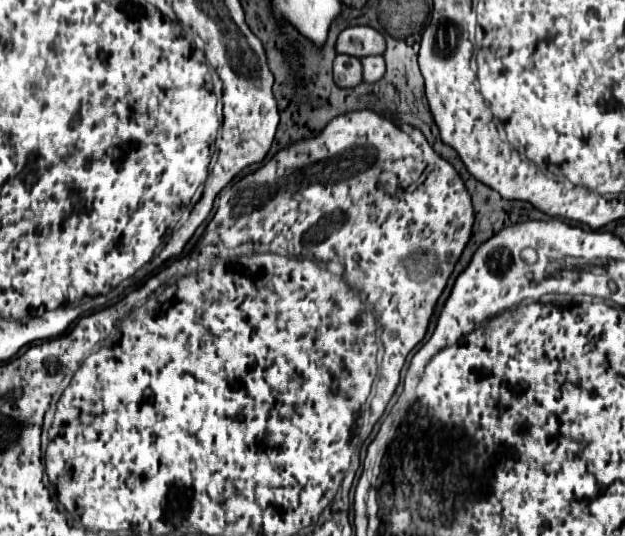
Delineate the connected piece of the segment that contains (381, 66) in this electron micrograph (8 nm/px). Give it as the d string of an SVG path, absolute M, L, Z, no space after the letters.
M383 55L361 57L361 65L363 65L363 81L367 81L367 83L375 83L385 73L385 59L383 59Z

